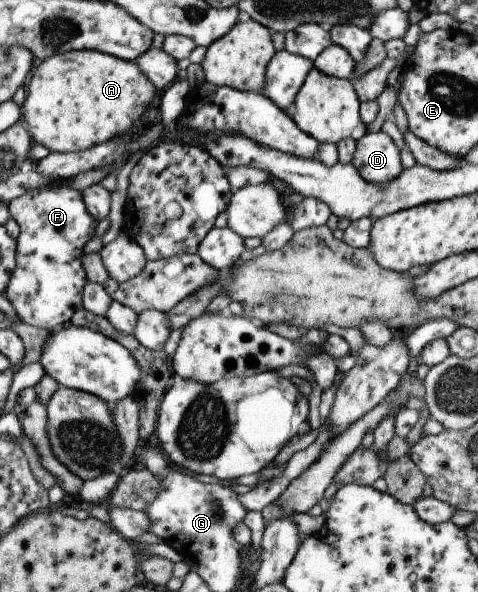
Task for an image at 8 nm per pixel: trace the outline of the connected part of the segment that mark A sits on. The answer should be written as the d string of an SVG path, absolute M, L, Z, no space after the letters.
M93 50L51 54L48 58L35 61L30 74L27 96L20 105L27 123L25 129L35 144L43 145L49 152L83 151L123 137L138 124L156 89L133 62Z

